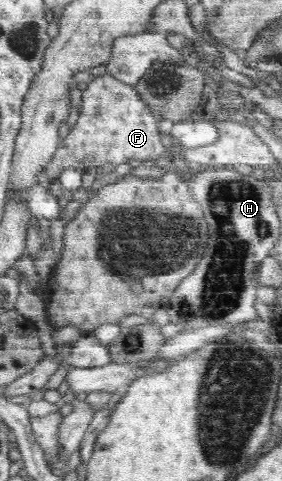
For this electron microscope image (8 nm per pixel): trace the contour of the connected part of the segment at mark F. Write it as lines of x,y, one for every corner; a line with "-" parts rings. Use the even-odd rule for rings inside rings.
94,76
82,93
81,117
61,141
52,161
49,161
45,175
50,183
56,183
63,171
70,168
85,170
100,167
104,163
127,164
129,160
142,163
155,161
163,155
172,158
173,148
162,143
158,131
159,119
139,97
134,86
127,85
113,76

